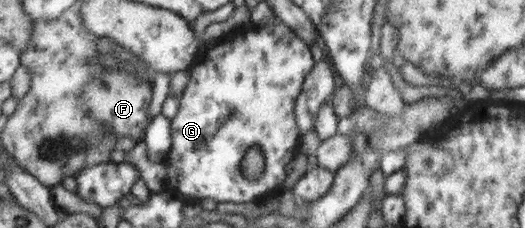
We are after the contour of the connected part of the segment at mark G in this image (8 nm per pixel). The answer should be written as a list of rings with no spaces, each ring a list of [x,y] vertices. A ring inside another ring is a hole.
[[[275,16],[271,18],[271,24],[267,24],[267,26],[257,25],[252,30],[249,30],[249,32],[243,34],[243,38],[236,37],[233,40],[217,44],[211,50],[207,50],[203,54],[203,58],[195,66],[188,69],[190,78],[181,96],[178,98],[177,112],[173,116],[173,119],[170,120],[170,148],[163,161],[166,168],[164,180],[178,182],[179,188],[181,188],[181,195],[186,194],[187,196],[194,196],[199,199],[209,198],[209,200],[214,200],[216,203],[269,202],[277,193],[277,186],[285,180],[287,173],[285,166],[288,166],[289,161],[293,158],[293,152],[295,152],[295,144],[297,144],[297,137],[299,136],[298,125],[295,122],[295,101],[298,100],[303,80],[305,80],[306,74],[310,72],[313,64],[307,43]]]

